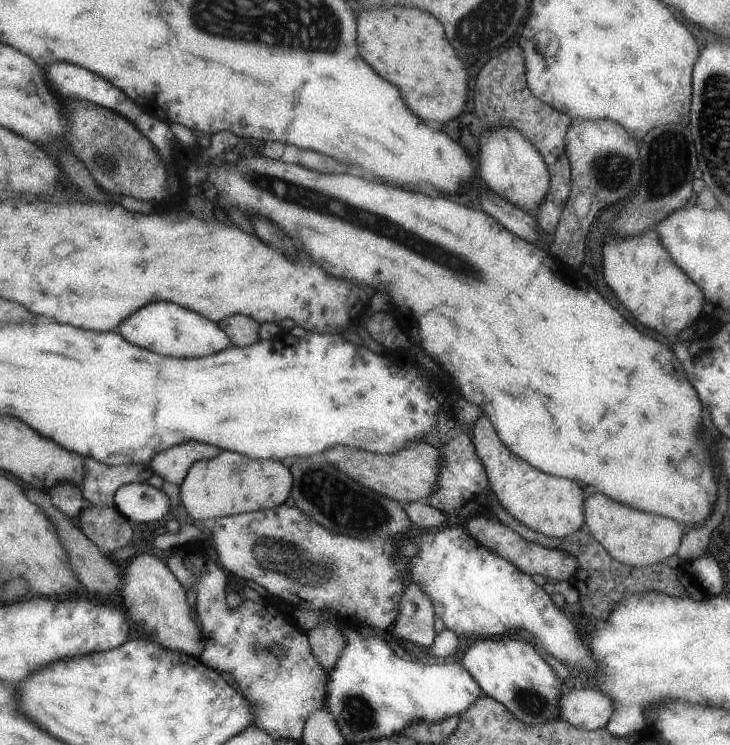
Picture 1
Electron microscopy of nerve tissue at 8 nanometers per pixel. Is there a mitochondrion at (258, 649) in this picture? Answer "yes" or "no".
yes

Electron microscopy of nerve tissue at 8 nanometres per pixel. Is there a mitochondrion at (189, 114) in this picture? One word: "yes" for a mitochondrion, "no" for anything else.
no

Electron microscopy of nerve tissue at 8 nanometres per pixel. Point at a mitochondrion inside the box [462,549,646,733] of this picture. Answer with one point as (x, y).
(534, 705)

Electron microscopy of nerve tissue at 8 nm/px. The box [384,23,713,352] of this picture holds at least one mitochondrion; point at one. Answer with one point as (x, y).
(606, 166)

